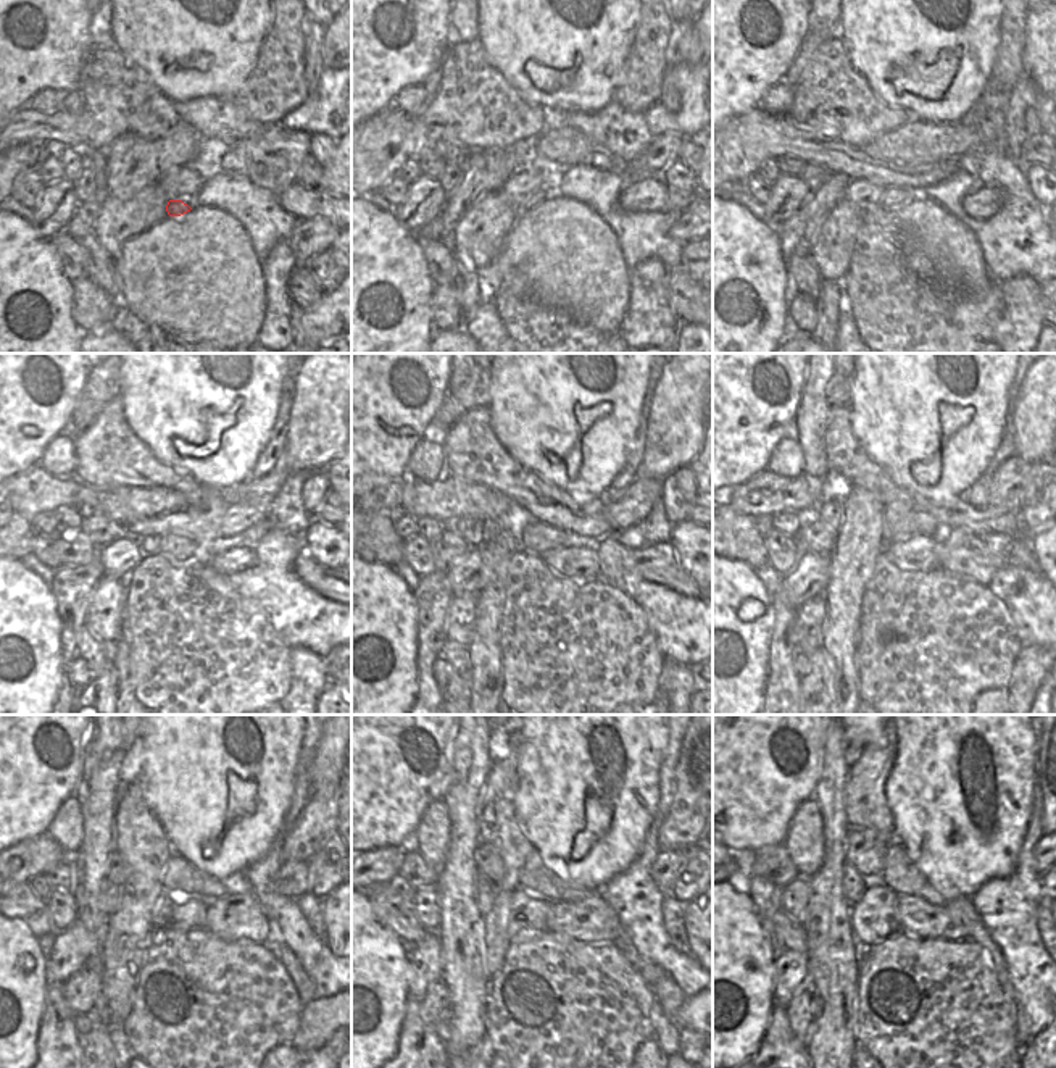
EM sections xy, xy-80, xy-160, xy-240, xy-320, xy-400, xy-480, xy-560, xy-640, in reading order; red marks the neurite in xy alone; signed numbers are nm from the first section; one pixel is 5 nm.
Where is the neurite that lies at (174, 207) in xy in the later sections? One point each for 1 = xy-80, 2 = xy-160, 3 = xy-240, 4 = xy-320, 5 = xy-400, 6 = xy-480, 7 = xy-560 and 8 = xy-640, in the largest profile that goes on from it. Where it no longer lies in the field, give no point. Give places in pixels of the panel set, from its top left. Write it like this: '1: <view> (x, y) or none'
1: xy-80 (536, 197)
2: xy-160 (892, 197)
3: xy-240 (179, 550)
4: xy-320 (536, 536)
5: xy-400 (902, 521)
6: xy-480 (181, 880)
7: xy-560 (536, 878)
8: xy-640 (898, 873)

